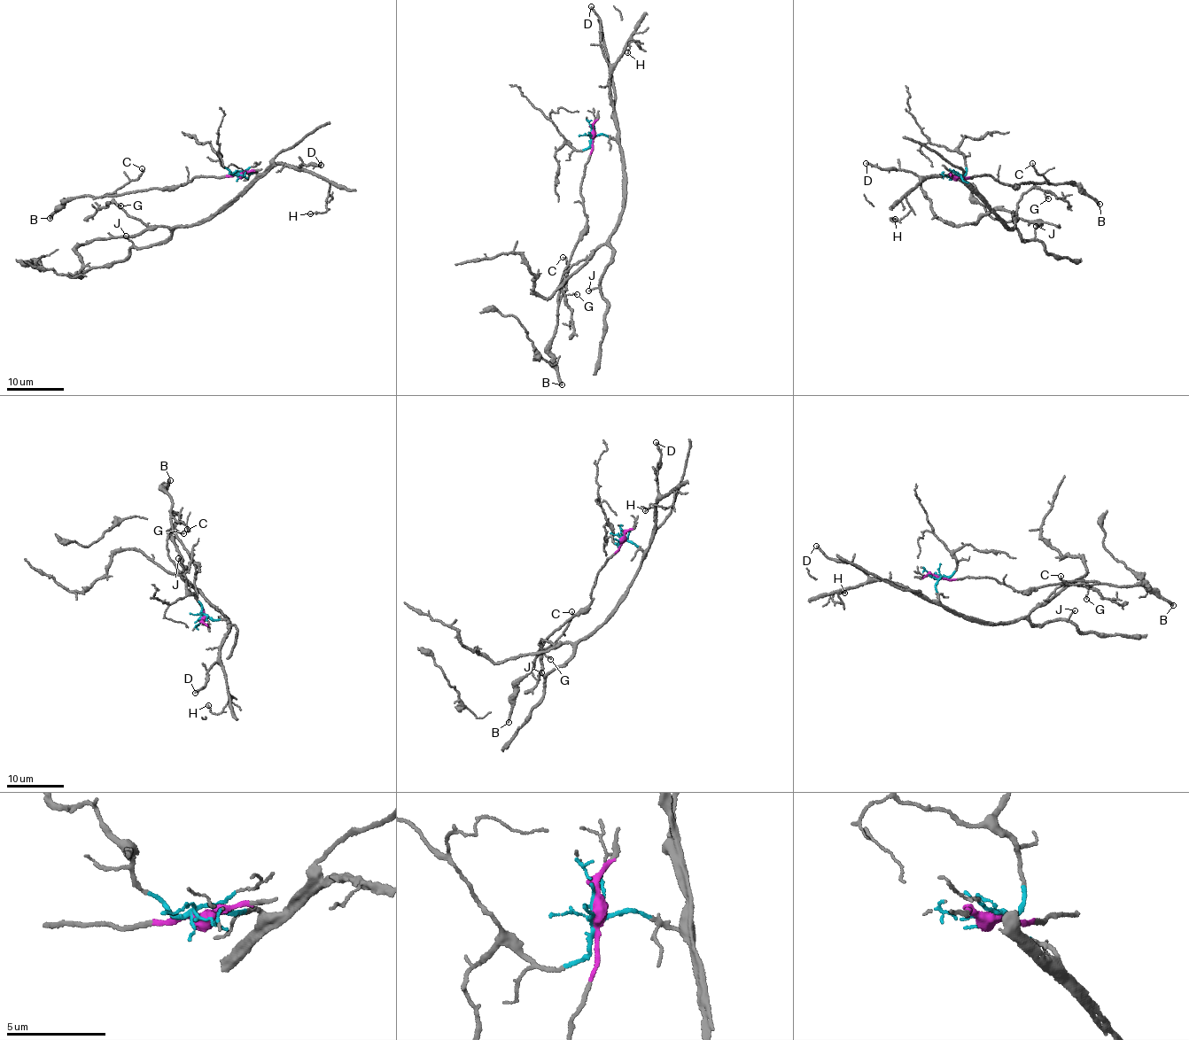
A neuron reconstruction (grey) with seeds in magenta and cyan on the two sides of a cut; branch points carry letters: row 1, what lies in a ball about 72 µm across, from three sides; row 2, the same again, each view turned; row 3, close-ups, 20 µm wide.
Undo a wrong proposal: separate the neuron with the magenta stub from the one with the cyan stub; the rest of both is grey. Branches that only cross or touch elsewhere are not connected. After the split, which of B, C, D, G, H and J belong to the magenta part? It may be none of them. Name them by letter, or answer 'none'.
B, C

